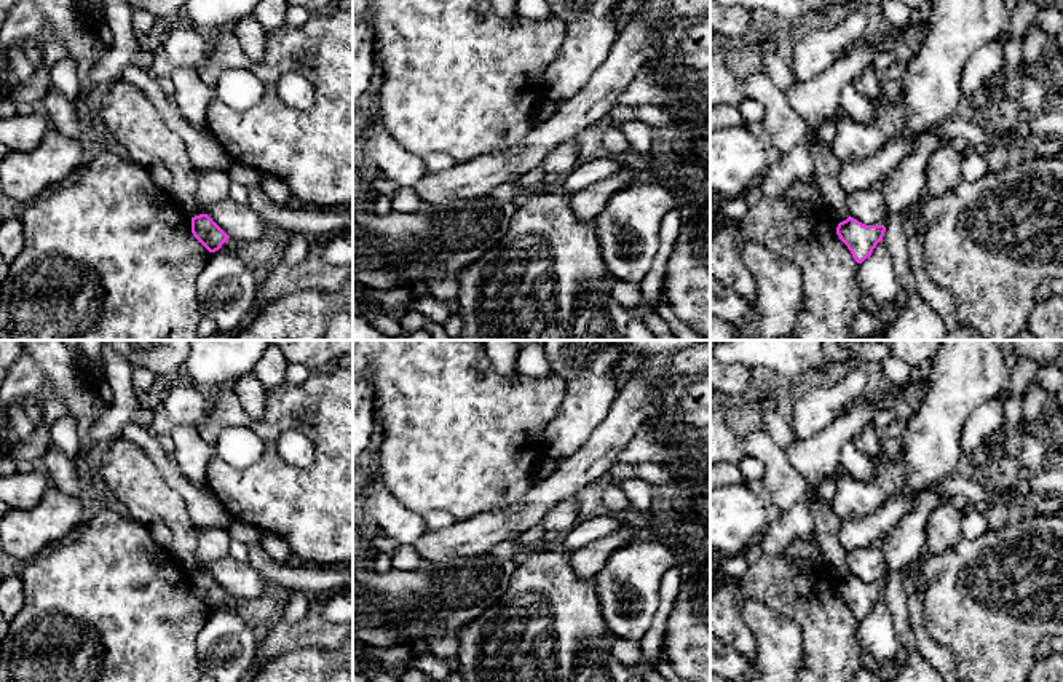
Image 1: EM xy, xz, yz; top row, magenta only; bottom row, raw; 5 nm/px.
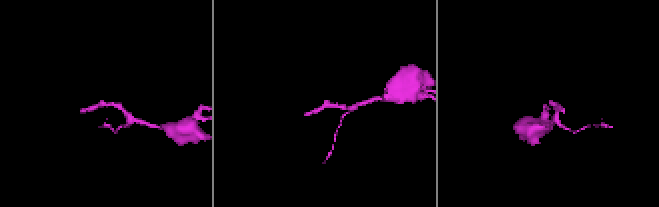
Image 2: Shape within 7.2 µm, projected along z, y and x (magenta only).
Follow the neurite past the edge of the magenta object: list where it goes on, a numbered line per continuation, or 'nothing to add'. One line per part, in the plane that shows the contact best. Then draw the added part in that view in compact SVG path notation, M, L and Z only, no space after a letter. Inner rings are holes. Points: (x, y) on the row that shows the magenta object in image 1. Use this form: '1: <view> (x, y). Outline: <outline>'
nothing to add

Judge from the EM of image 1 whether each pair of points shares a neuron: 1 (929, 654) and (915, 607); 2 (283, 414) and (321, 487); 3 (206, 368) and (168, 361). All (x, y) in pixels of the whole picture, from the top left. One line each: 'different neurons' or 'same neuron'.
1: same neuron
2: same neuron
3: different neurons

